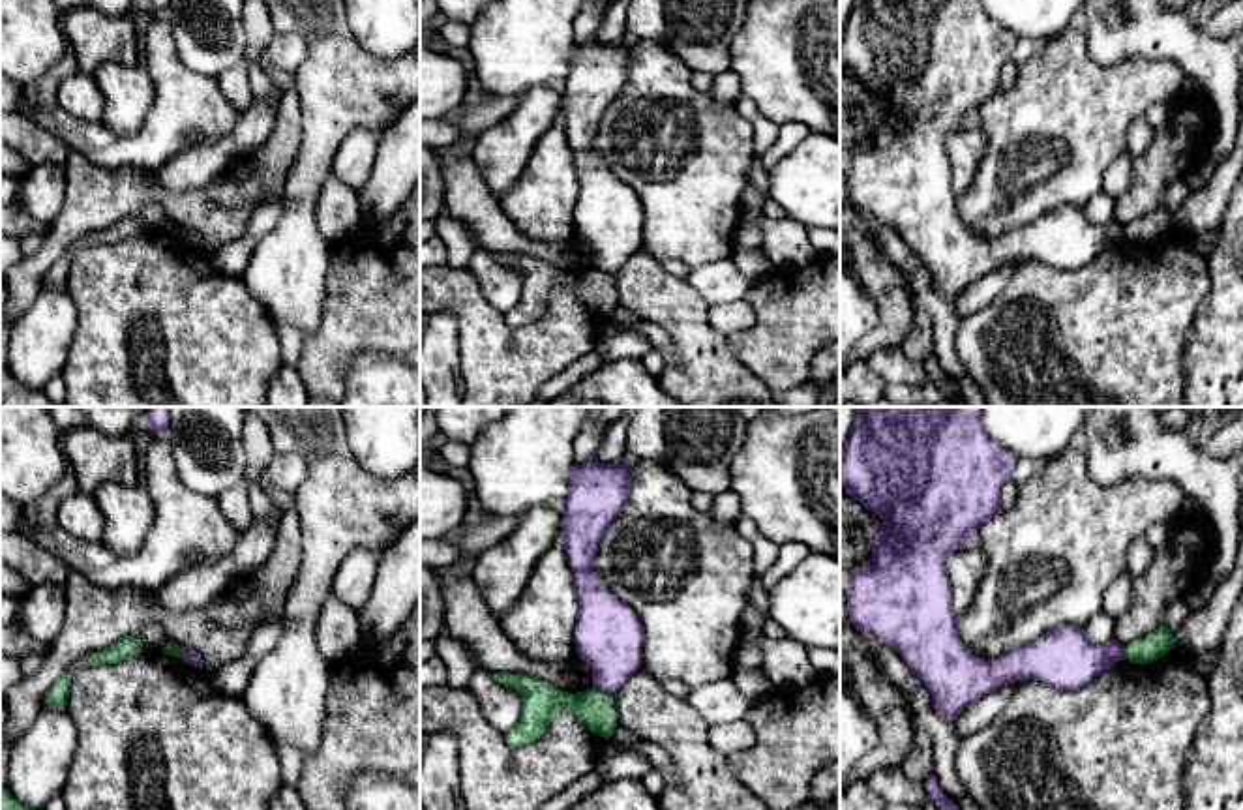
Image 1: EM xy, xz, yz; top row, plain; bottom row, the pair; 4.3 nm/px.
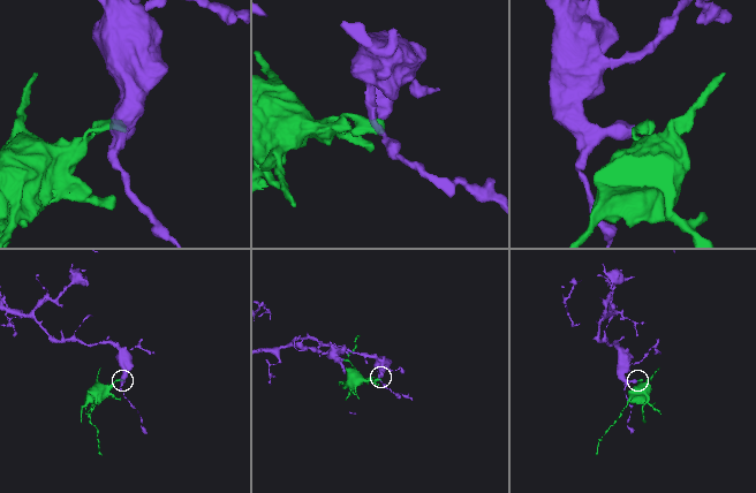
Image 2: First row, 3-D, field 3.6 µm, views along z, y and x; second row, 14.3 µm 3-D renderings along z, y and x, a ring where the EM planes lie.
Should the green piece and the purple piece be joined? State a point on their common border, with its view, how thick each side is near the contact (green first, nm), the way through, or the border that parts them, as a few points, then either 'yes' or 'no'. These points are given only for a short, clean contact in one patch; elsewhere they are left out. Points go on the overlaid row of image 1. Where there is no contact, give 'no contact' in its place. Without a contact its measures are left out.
xz (600, 690) | 160/300 nm | along xz (591, 687), (610, 694) | no

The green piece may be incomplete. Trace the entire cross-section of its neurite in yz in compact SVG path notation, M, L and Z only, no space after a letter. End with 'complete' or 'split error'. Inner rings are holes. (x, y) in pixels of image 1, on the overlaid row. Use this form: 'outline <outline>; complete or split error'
outline M1162 624L1153 634L1147 634L1138 641L1123 645L1123 656L1132 664L1149 664L1170 652L1174 645L1176 645L1176 638Z; complete

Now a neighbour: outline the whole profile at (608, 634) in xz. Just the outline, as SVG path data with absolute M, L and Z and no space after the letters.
M628 454L619 465L600 463L596 458L583 465L574 465L568 495L562 502L561 534L566 544L566 559L574 572L577 587L577 622L574 626L576 652L592 669L592 688L613 694L641 668L641 647L645 628L637 613L615 594L594 572L594 557L600 536L628 502L628 486L632 482L636 459Z

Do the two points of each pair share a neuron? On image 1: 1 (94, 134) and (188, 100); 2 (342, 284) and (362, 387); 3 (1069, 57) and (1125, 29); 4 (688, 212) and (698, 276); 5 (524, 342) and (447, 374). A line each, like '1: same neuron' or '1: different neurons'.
1: same neuron
2: different neurons
3: different neurons
4: different neurons
5: different neurons

